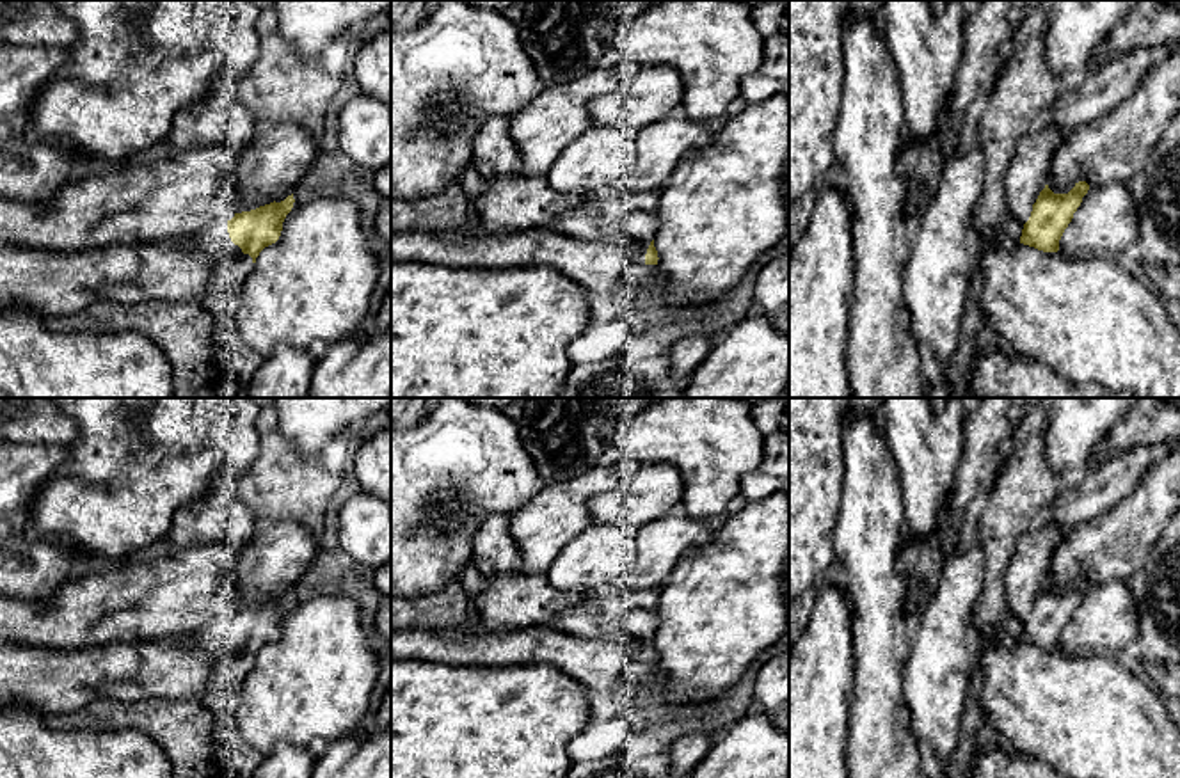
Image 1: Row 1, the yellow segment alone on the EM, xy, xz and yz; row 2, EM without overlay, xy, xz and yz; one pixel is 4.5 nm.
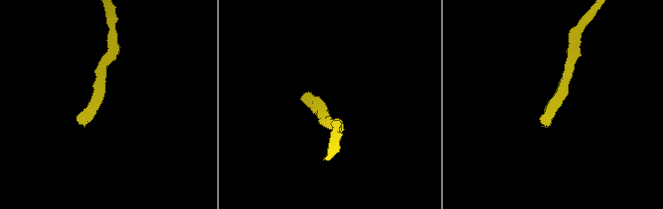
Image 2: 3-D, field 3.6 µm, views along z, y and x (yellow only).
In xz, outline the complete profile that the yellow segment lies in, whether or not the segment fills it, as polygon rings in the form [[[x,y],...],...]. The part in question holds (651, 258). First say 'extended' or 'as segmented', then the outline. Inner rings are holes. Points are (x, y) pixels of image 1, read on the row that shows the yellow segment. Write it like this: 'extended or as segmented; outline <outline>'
extended; outline [[[613,188],[588,192],[586,202],[560,213],[551,229],[581,242],[624,247],[634,265],[658,265],[654,234],[661,190],[626,194]]]

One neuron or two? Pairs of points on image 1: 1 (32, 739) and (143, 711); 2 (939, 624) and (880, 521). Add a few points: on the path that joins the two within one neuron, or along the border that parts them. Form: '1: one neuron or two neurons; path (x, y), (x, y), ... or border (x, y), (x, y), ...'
1: two neurons; border (41, 716), (55, 729), (109, 730)
2: one neuron; path (903, 627), (880, 604), (880, 556)

